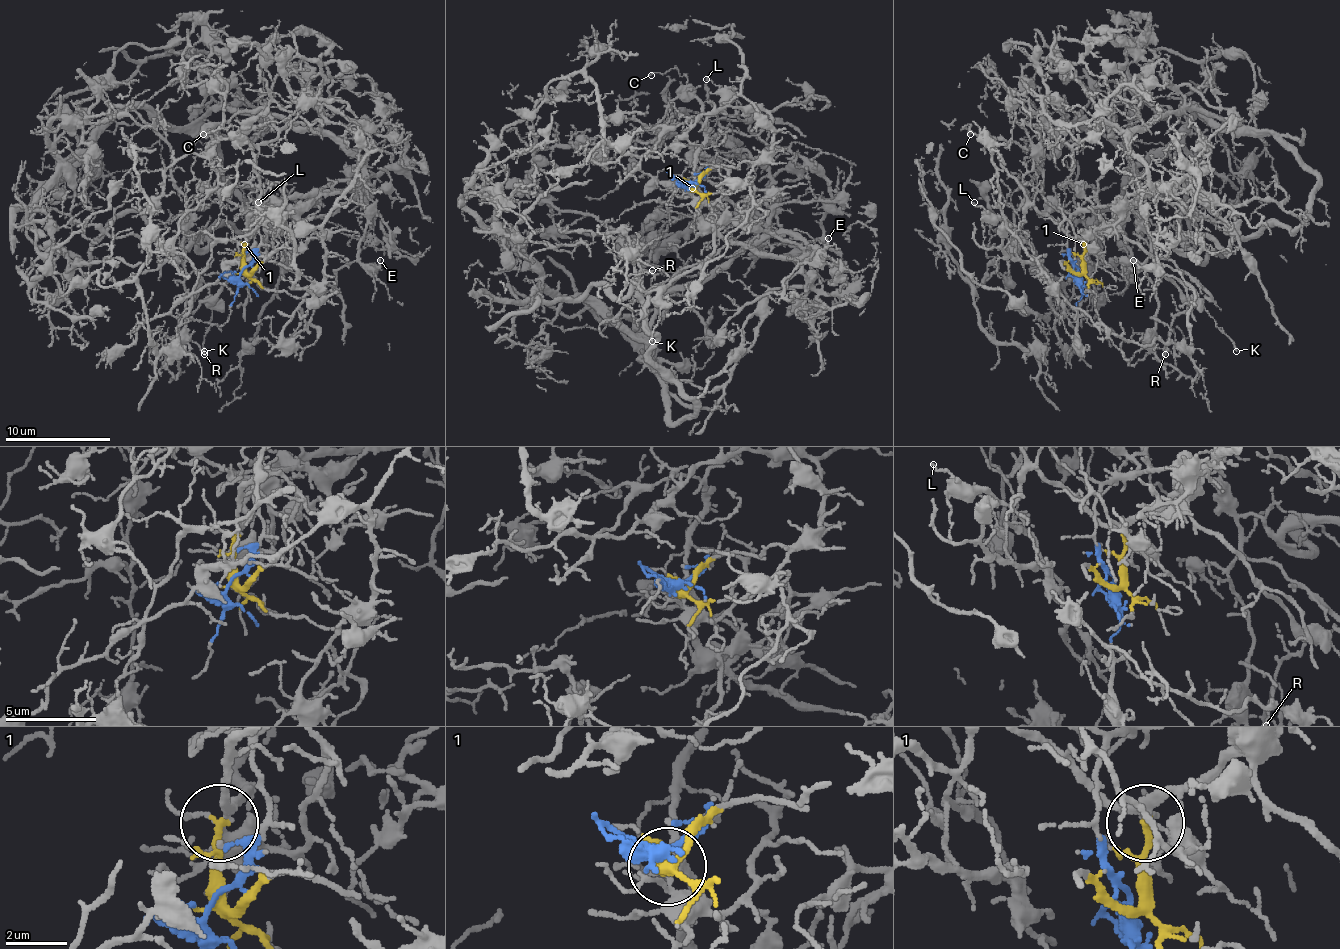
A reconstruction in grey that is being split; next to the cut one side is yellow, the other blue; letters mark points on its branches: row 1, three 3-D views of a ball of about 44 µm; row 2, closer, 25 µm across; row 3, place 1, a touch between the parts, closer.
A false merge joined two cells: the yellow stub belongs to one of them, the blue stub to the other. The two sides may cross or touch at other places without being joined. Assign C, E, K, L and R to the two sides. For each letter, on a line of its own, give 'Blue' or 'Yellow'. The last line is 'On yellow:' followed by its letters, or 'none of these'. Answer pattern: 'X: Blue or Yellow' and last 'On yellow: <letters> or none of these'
C: Yellow
E: Blue
K: Yellow
L: Yellow
R: Yellow
On yellow: C, K, L, R

